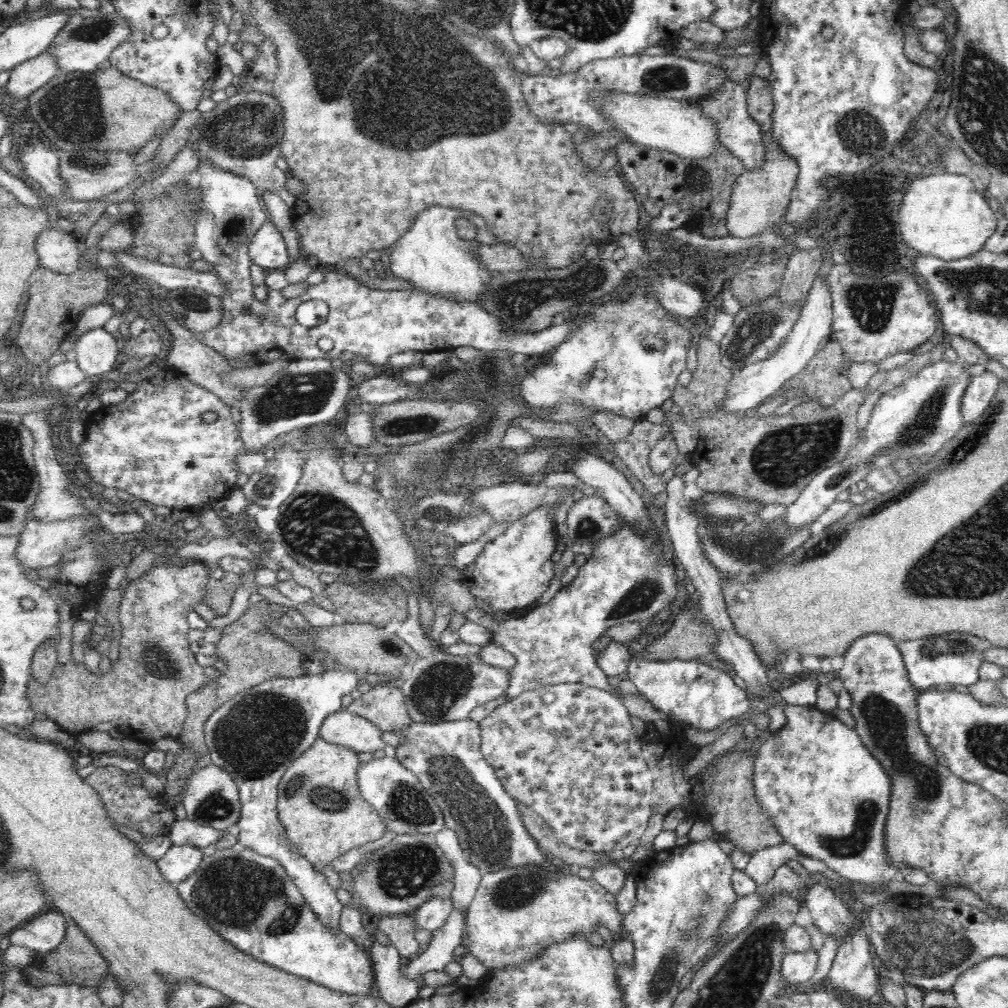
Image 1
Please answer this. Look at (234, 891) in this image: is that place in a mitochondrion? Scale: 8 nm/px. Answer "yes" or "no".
yes

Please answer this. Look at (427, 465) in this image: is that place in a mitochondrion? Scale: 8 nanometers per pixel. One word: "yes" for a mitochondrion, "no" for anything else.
yes

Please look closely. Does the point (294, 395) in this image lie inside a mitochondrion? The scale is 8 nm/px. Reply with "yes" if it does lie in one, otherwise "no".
yes

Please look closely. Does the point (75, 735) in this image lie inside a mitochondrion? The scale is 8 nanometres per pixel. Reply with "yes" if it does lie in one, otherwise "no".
no

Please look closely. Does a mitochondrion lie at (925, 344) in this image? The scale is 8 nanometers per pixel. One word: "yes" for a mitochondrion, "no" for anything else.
no

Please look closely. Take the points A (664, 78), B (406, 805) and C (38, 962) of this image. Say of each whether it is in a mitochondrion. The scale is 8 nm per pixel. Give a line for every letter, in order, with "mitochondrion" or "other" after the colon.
A: mitochondrion
B: mitochondrion
C: other

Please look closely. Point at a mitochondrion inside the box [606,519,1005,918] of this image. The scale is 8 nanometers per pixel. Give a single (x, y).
(885, 723)

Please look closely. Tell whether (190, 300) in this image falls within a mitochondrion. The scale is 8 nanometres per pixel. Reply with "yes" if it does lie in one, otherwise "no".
yes

